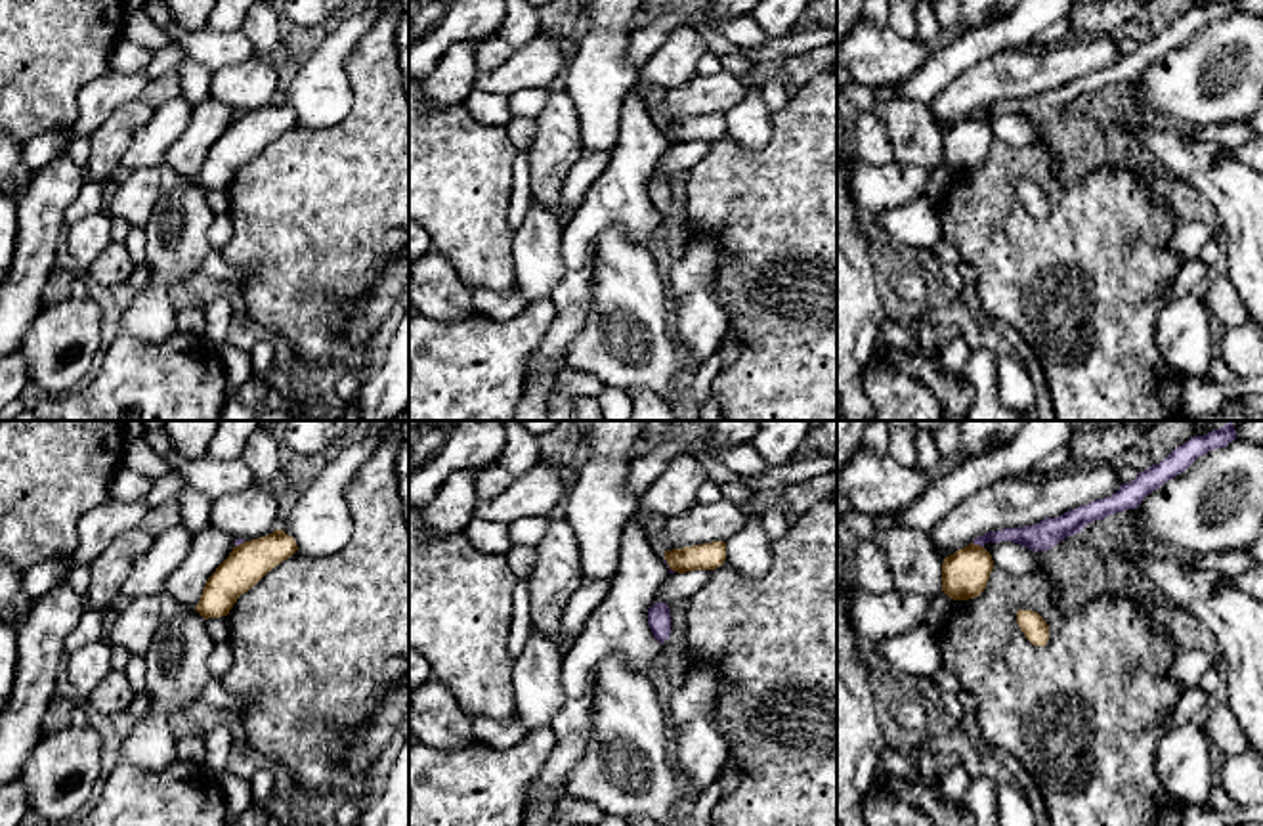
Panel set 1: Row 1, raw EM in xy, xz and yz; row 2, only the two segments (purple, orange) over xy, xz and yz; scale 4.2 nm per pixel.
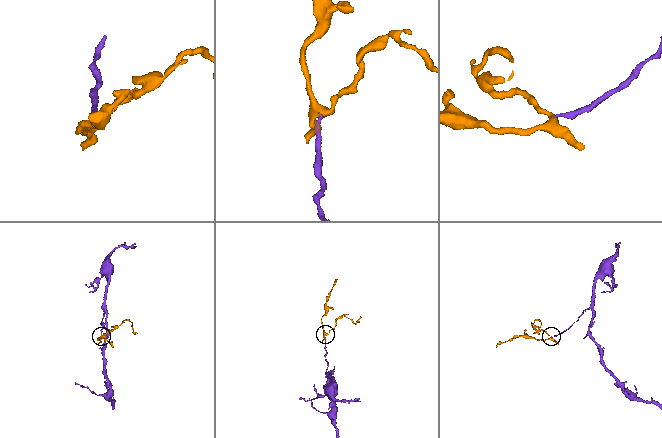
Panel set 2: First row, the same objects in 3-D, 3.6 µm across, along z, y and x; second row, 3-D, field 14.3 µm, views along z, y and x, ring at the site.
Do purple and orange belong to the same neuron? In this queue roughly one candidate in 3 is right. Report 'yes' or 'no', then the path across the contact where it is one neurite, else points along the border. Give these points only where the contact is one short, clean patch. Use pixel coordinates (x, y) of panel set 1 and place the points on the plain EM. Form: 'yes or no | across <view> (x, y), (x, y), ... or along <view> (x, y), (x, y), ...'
no | along yz (973, 113), (983, 119)

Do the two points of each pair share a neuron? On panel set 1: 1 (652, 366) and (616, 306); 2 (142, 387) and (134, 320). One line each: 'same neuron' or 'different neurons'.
1: same neuron
2: different neurons

